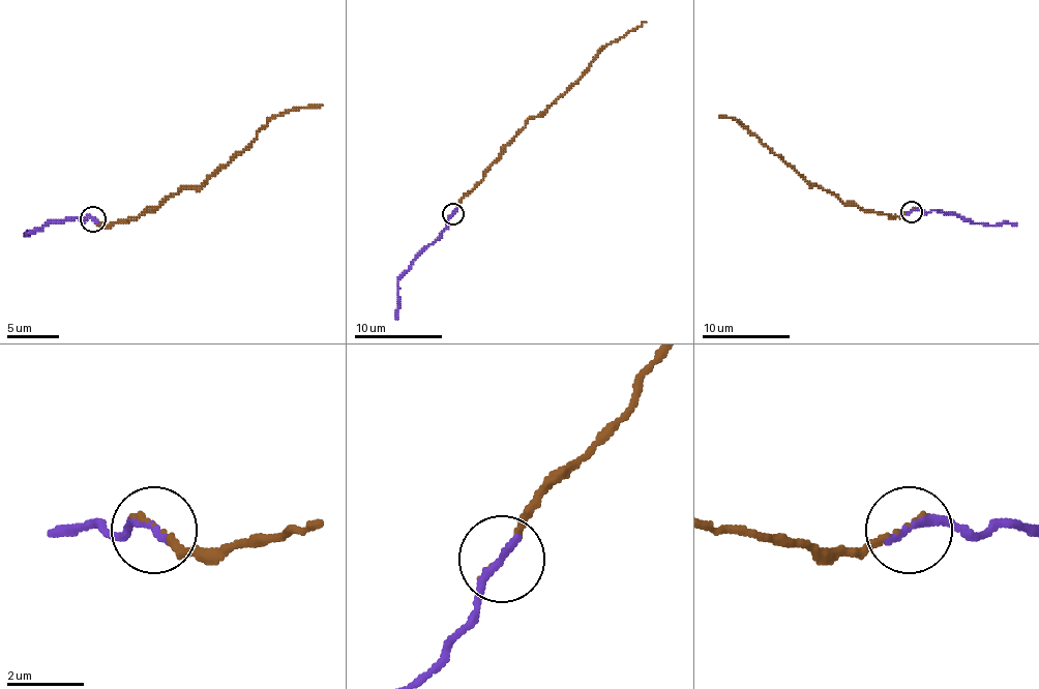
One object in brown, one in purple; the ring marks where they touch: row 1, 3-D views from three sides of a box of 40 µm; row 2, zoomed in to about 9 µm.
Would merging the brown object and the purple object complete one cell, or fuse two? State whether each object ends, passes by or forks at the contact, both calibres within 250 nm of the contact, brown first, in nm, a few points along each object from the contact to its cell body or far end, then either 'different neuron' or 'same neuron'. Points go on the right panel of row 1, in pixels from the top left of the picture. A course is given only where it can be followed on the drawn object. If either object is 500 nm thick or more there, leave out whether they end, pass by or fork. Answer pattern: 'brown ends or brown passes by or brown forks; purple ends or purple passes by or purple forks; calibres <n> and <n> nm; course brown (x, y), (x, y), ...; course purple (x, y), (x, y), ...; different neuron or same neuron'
brown ends; purple ends; calibres 80 and 240 nm; course brown (911, 210), (899, 216), (889, 216), (844, 206), (811, 185), (746, 126), (719, 115); course purple (911, 212), (942, 210), (979, 223), (1016, 226); different neuron

